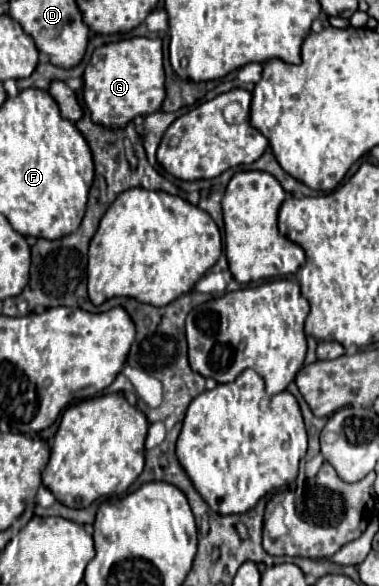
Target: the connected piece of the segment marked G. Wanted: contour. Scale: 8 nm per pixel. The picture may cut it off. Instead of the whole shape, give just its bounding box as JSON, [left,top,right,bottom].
[83,38,165,128]

